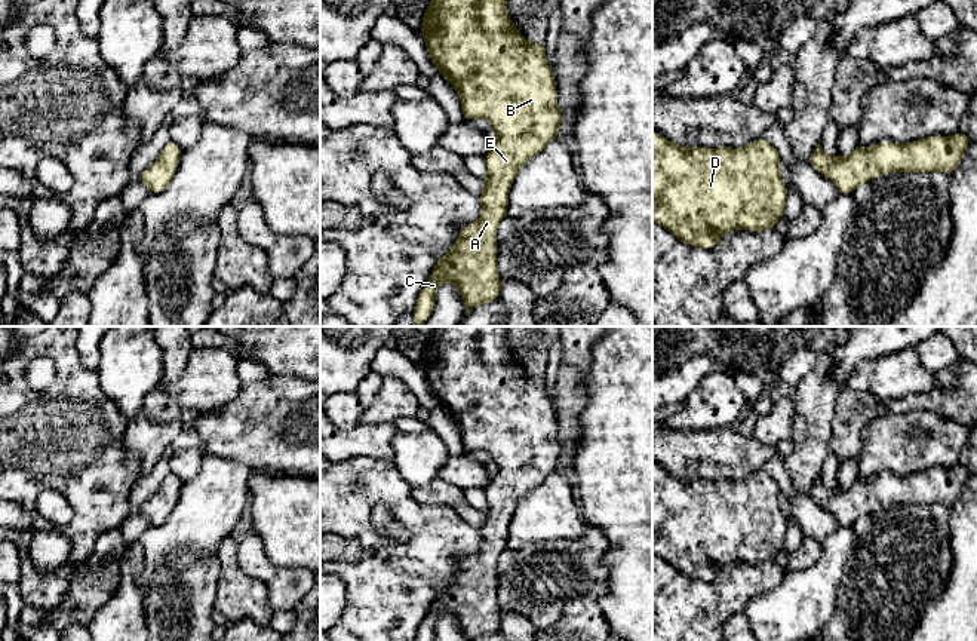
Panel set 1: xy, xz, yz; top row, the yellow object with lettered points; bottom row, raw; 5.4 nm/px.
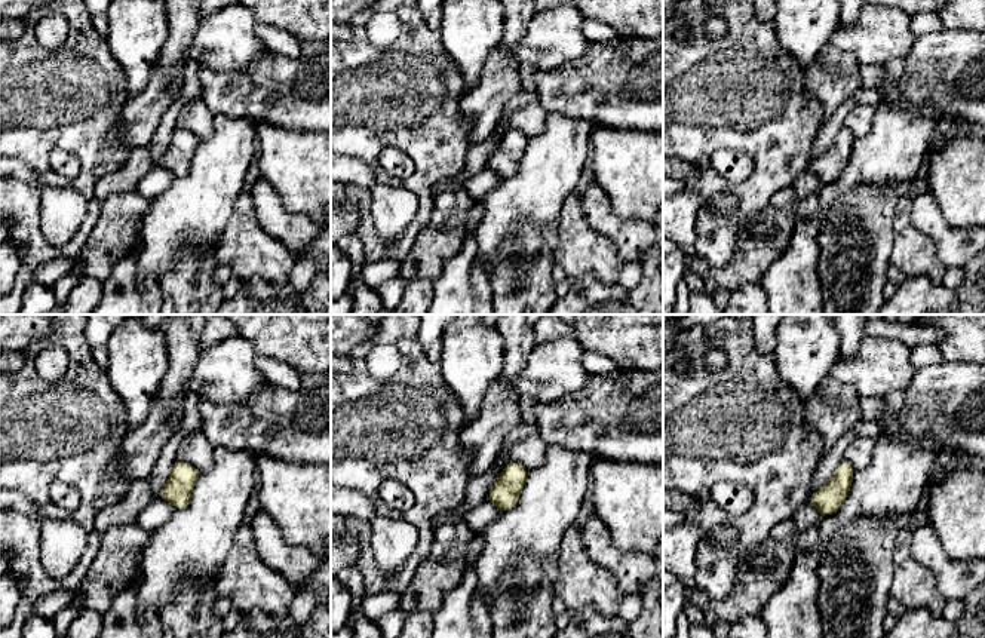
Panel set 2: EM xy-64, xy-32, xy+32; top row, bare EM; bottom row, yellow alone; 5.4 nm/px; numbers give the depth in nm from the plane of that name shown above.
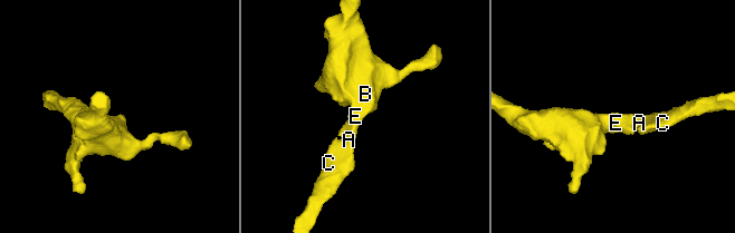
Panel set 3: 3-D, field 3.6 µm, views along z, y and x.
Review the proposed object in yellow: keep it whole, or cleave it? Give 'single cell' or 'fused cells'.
single cell

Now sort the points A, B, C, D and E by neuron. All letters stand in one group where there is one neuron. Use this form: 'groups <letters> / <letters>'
groups A B C D E

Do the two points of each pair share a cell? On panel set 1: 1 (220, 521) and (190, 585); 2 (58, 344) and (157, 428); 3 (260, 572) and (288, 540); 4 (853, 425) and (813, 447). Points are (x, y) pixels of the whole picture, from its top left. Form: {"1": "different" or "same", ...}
{"1": "different", "2": "different", "3": "different", "4": "different"}

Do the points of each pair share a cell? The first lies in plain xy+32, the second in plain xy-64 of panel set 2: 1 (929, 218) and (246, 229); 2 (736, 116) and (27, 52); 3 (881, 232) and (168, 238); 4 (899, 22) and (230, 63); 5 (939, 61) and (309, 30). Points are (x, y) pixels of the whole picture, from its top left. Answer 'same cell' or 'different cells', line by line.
1: different cells
2: same cell
3: different cells
4: same cell
5: different cells

